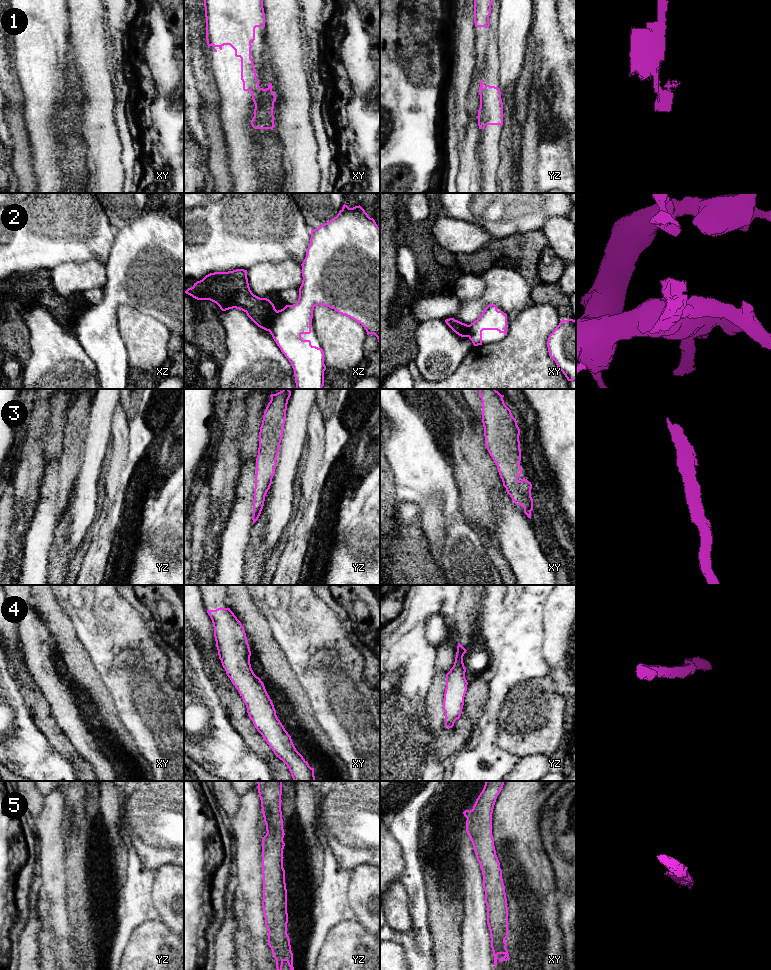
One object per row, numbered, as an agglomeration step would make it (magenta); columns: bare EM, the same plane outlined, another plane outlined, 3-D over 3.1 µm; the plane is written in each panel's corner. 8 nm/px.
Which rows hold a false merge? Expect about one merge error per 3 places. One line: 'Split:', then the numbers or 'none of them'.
Split: 1, 2

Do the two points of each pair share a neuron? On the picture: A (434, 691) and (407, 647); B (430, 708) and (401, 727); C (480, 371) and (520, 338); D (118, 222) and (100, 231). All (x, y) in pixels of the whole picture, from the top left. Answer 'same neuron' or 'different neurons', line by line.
A: different neurons
B: different neurons
C: same neuron
D: different neurons

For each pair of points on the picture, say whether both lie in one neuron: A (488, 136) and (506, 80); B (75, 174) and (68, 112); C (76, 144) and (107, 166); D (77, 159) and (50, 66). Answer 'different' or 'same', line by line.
A: different
B: same
C: different
D: different

